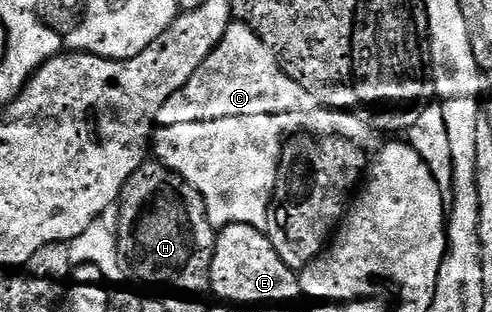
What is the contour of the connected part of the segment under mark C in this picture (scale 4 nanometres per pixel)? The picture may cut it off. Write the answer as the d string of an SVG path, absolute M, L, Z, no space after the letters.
M233 23L228 26L224 38L216 44L216 50L200 64L198 71L194 71L194 75L190 75L190 79L180 90L174 95L170 95L170 99L166 99L162 111L158 111L154 122L154 157L161 165L174 170L180 178L186 183L190 183L200 192L202 199L206 203L208 222L212 224L213 229L219 231L225 229L227 225L246 223L255 229L267 230L268 215L272 208L272 196L274 195L274 187L278 179L278 171L280 170L280 154L286 148L284 136L287 133L296 135L301 131L312 131L308 129L317 129L317 134L320 135L339 135L357 143L363 142L363 137L369 136L370 133L368 124L362 118L357 117L355 113L346 113L342 109L328 109L326 106L320 105L318 99L314 99L314 95L310 95L301 85L294 83L294 79L290 79L290 75L286 75L284 68L276 62L276 56L272 54L270 49L264 46L262 39L250 26Z

